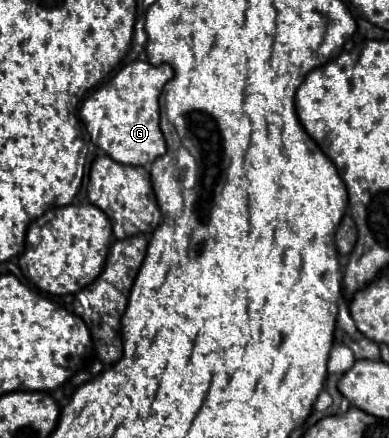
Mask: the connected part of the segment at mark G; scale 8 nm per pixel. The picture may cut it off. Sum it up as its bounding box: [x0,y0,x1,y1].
[79,62,172,166]

